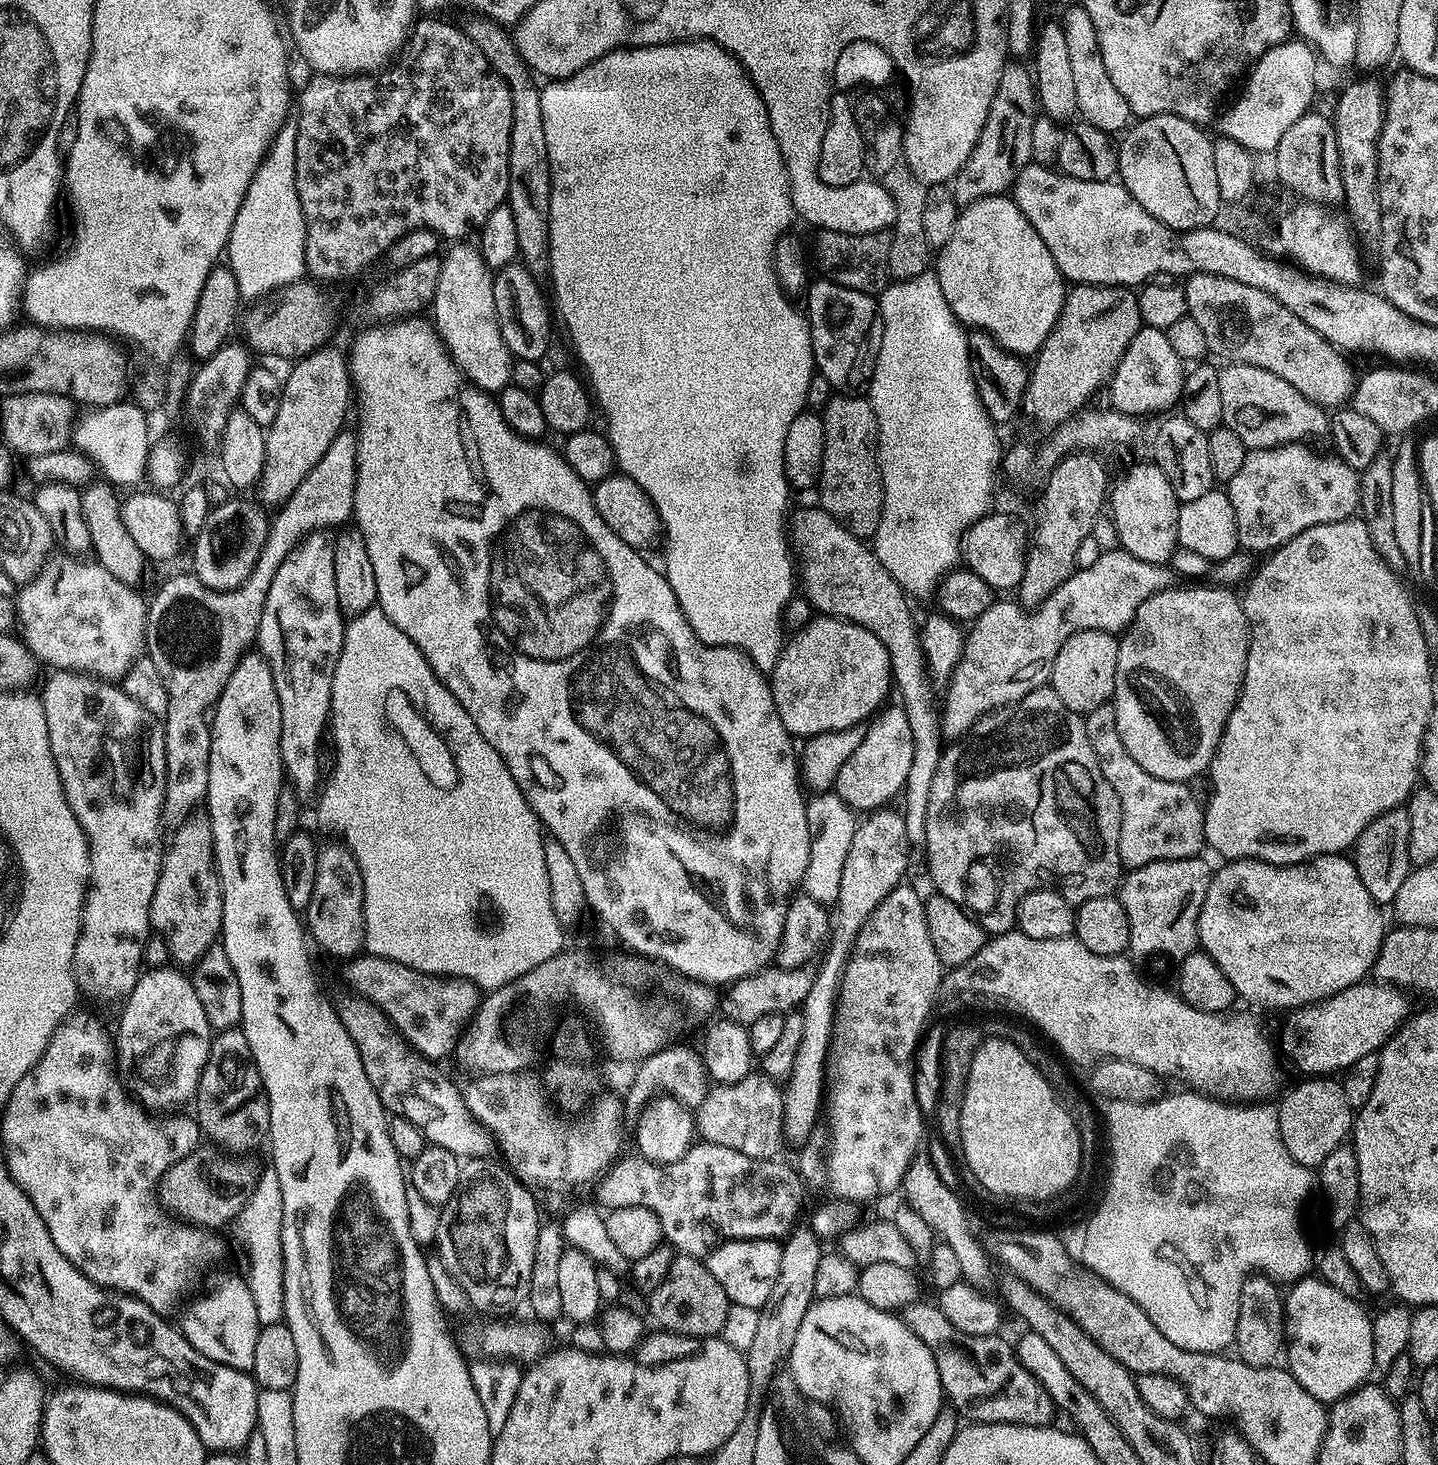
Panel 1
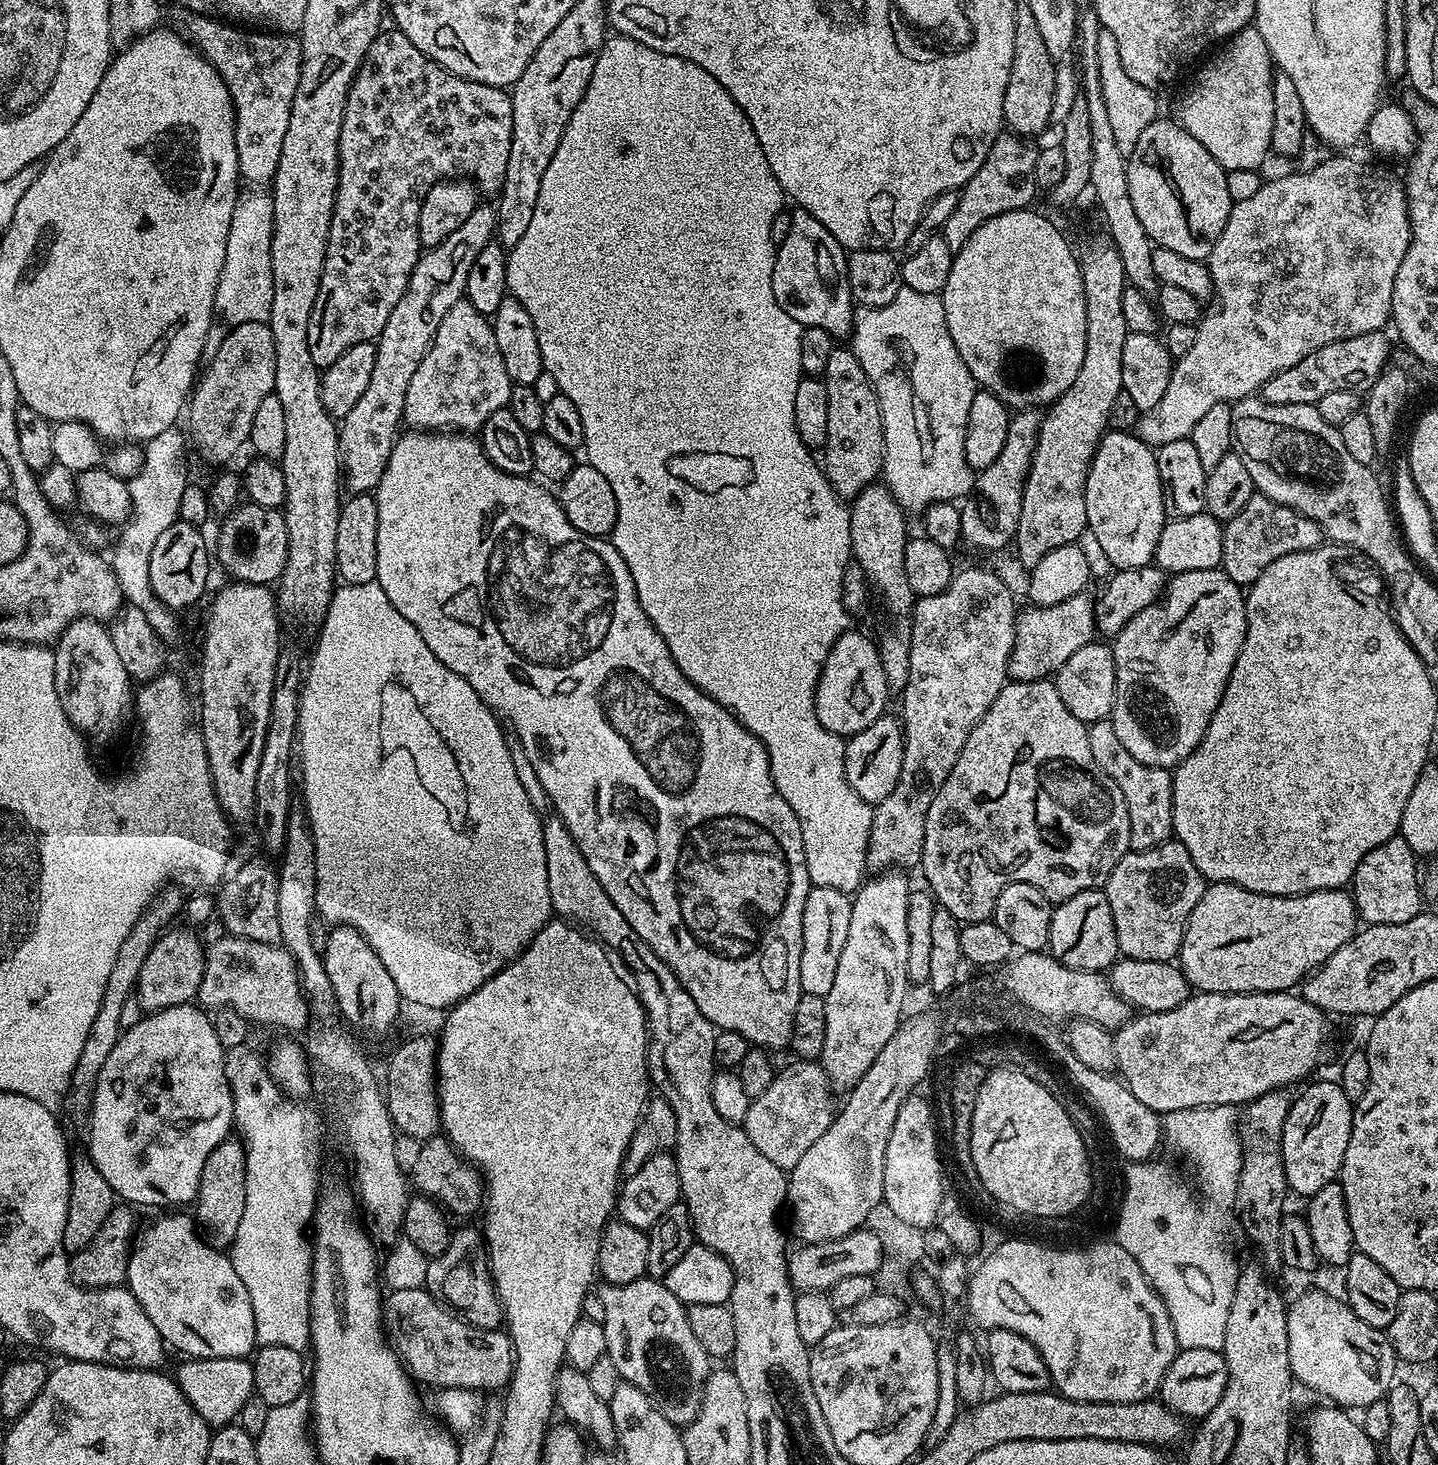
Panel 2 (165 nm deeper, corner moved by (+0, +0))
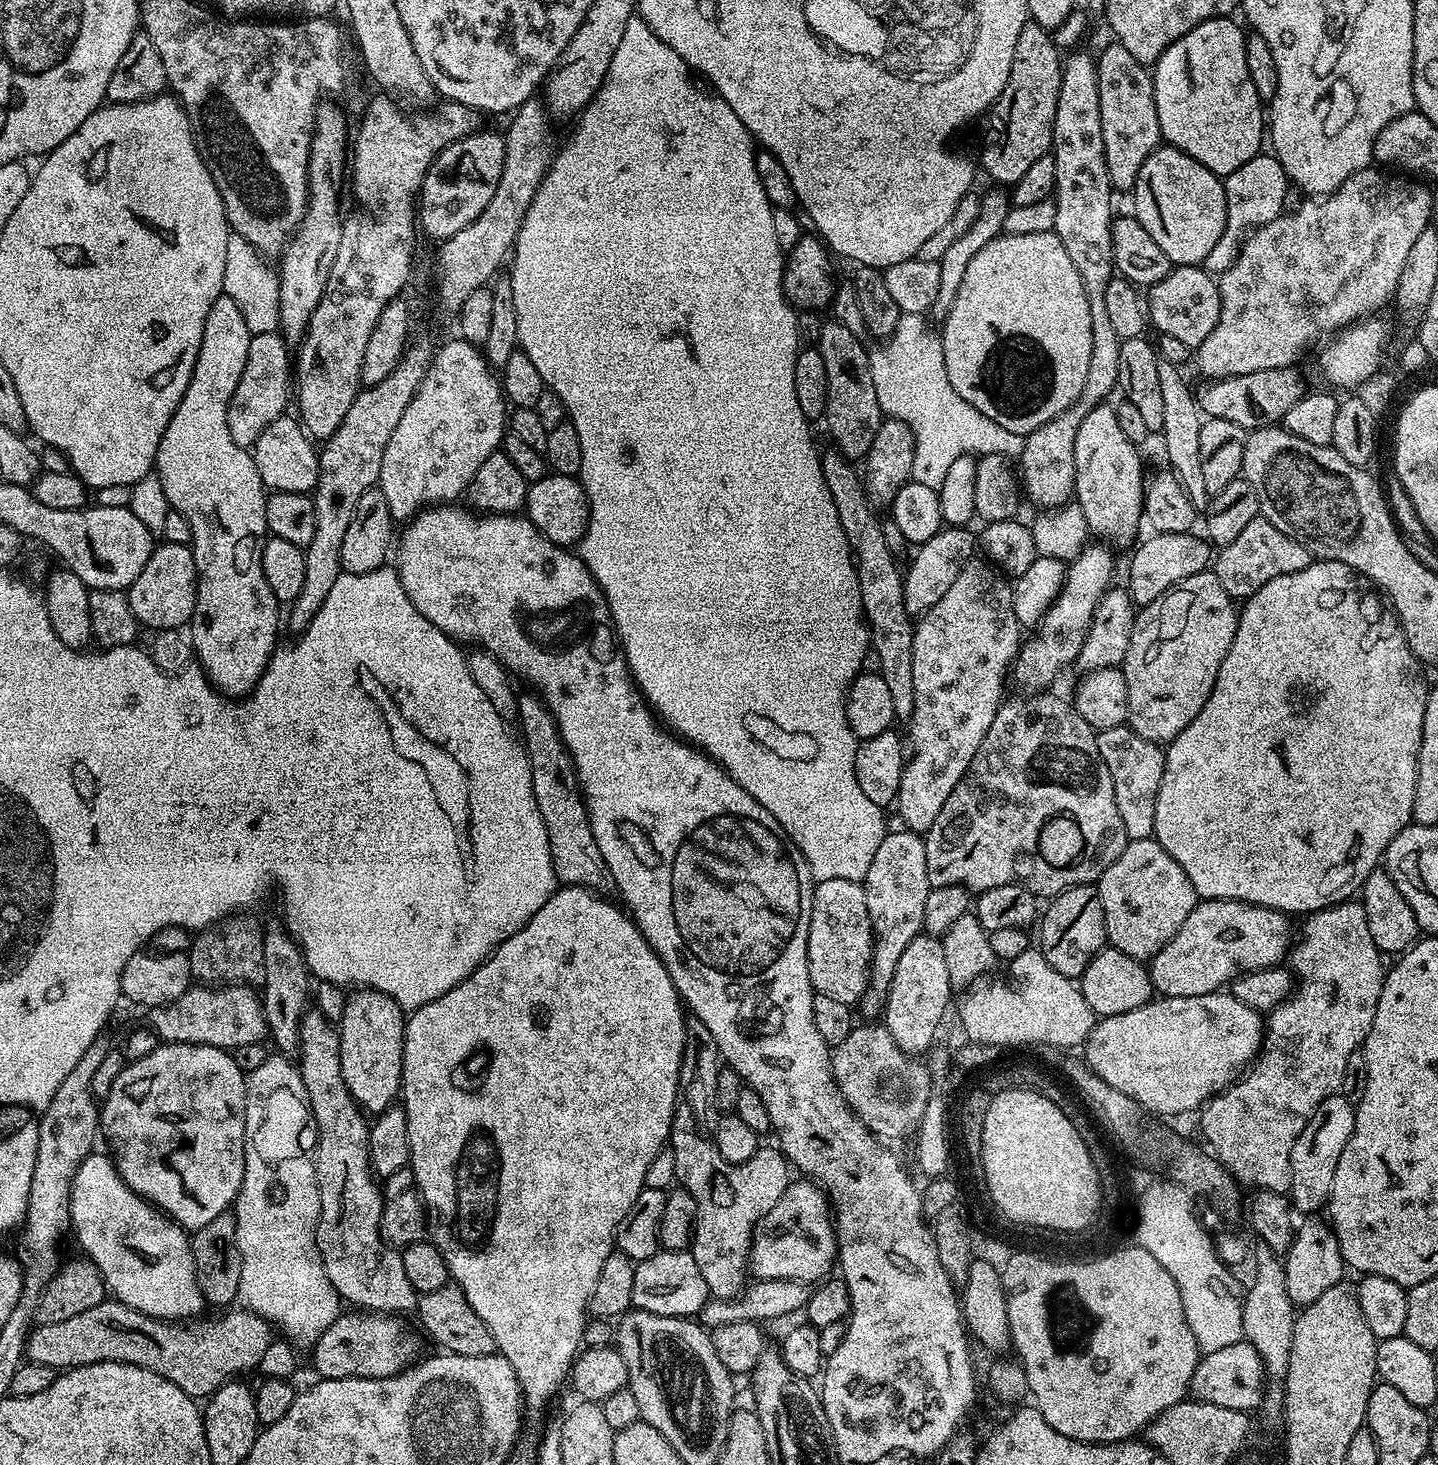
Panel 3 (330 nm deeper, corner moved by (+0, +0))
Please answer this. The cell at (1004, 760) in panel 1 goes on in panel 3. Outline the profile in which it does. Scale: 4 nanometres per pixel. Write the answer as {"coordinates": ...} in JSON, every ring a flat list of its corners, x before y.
{"coordinates":[[1045,690,1035,694,1020,694,1017,700,1005,699,994,714,994,722,990,722,990,730,986,730,986,738,982,738,982,746,978,746,974,762,970,762,958,786,950,790,950,798,946,798,942,814,938,814,934,826,930,826,930,830,924,836,926,874,933,888,960,884,968,889,969,893,979,894,994,886,1021,884,1024,888,1029,888,1037,898,1051,898,1079,884,1095,885,1100,875,1123,854,1129,838,1126,826,1122,826,1122,818,1118,815,1118,802,1114,802,1114,782,1110,782,1110,770,1106,770,1106,762,1102,754,1098,754,1097,729,1092,728,1069,701,1067,704,1062,697,1051,696,1052,694,1051,691]]}

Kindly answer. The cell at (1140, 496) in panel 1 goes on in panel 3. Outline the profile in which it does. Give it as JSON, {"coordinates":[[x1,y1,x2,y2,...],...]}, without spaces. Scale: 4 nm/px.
{"coordinates":[[1101,402,1097,408,1090,410,1090,414,1086,414,1086,418,1082,418,1082,426,1078,426,1078,434,1074,438,1074,502,1082,514,1086,514,1089,533,1117,549,1126,547,1128,543,1131,545,1137,539,1136,531,1140,524,1142,528,1146,475,1140,465,1140,452,1141,449,1132,444,1118,427,1116,409,1108,402]]}

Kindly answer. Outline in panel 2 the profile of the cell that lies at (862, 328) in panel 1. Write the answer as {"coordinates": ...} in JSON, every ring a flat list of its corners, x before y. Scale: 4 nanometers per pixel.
{"coordinates":[[792,212,790,234,779,241,774,258,774,298,790,314,799,320,805,329,821,328,832,336,847,337,854,323,854,301,848,285,848,257,846,249,840,245,808,212]]}

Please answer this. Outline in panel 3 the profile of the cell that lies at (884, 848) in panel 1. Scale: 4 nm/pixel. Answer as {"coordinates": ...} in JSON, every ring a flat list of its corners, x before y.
{"coordinates":[[979,558,969,560,962,574,954,578,950,590,946,590,931,610,914,624,914,708,912,716,906,721,910,755,894,801,894,809,904,823,901,825,909,832,926,834,930,826,934,826,938,814,942,814,942,806,946,806,950,790,958,786,970,762,974,762,974,754,978,746,982,746,982,738,986,738,990,722,994,722,994,714,1006,696,1004,679,1009,679,1010,669,1020,654,1022,629,1014,614,1012,584,991,563,985,563]]}

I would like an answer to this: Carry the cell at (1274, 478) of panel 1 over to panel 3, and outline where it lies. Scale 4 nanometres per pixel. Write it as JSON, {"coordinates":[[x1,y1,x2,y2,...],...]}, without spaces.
{"coordinates":[[1259,515,1238,533,1234,542,1215,553,1214,571,1218,582,1222,582,1222,590,1226,590,1228,596,1247,598,1253,596,1262,586,1266,586,1270,578,1306,570,1306,566,1313,563,1313,560,1314,557,1306,550,1306,546,1294,542,1294,538,1286,538,1286,534,1278,530,1278,526,1271,524,1265,516]]}

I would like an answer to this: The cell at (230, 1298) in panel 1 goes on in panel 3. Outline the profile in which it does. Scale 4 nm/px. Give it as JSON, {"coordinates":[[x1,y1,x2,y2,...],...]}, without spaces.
{"coordinates":[[93,1152,84,1159,74,1175,70,1208,71,1235,76,1235,76,1240,84,1251,81,1253,86,1254,87,1259,95,1264,104,1277,107,1291,115,1299,156,1320,169,1322,191,1321,191,1316,198,1315,206,1308,200,1283,196,1281,196,1263,189,1233,130,1187,120,1176,111,1155]]}

